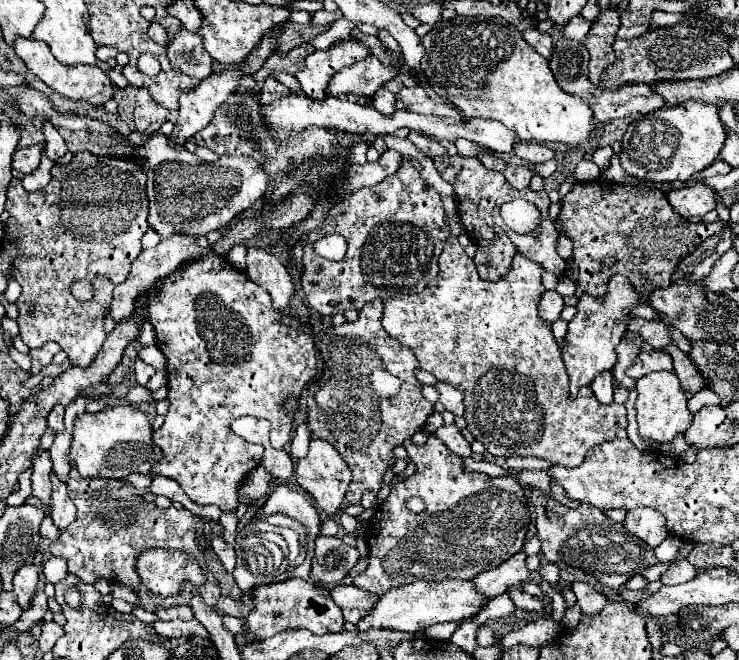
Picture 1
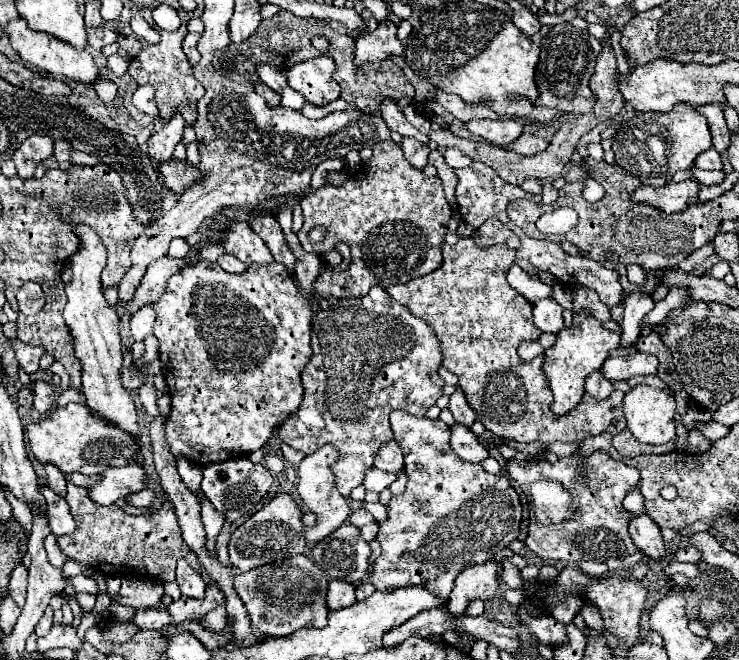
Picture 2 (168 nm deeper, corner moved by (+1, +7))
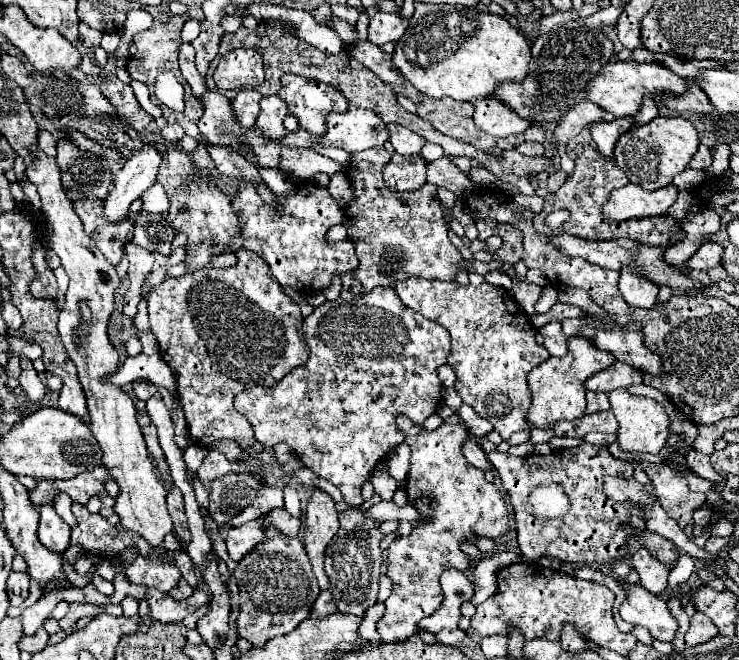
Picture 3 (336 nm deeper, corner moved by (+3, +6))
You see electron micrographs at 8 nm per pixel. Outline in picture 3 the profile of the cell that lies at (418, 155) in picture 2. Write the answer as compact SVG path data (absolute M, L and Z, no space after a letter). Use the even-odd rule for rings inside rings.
M394 153L384 167L384 185L390 191L410 193L420 189L424 183L426 183L426 161L422 157L398 157L398 153Z

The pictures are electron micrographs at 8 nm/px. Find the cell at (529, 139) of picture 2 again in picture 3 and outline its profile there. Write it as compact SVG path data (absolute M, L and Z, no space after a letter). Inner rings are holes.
M524 141L516 147L516 151L520 151L522 155L528 155L528 157L542 157L544 155L544 147L540 143L530 143L530 141Z

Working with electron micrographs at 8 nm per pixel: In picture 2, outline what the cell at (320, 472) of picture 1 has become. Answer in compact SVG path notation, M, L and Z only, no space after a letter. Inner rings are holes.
M324 444L314 454L308 454L298 466L298 494L302 502L318 516L316 526L306 528L306 538L310 546L328 536L328 532L334 532L350 514L350 506L346 498L336 490L336 476L332 474L332 464L336 464L338 458L340 458L338 448L334 448L334 444Z

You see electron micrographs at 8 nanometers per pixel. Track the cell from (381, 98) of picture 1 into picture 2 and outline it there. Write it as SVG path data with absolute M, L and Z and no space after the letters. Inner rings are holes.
M388 98L382 100L382 102L380 102L380 116L384 118L384 122L388 124L390 130L394 130L394 132L398 132L398 134L402 134L402 136L412 136L412 138L428 144L428 136L422 134L420 130L416 130L416 128L406 120L406 116L404 116L404 112L398 108L396 100L392 100L392 98L390 98L390 100L388 100Z

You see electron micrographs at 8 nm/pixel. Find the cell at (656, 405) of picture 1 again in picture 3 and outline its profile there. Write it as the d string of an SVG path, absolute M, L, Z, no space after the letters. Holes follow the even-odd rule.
M614 389L614 393L608 395L610 405L612 405L612 413L618 421L618 445L622 451L626 453L652 453L658 455L660 449L664 447L666 439L668 439L668 415L664 411L664 407L648 397L636 397L632 393L628 393L626 389Z

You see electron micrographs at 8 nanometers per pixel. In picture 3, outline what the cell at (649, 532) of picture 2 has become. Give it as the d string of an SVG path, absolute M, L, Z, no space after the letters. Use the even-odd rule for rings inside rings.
M638 549L632 555L632 565L640 575L640 585L654 595L662 595L670 569L666 569L666 565L662 565L660 561L654 561L654 557L646 553L646 549Z

